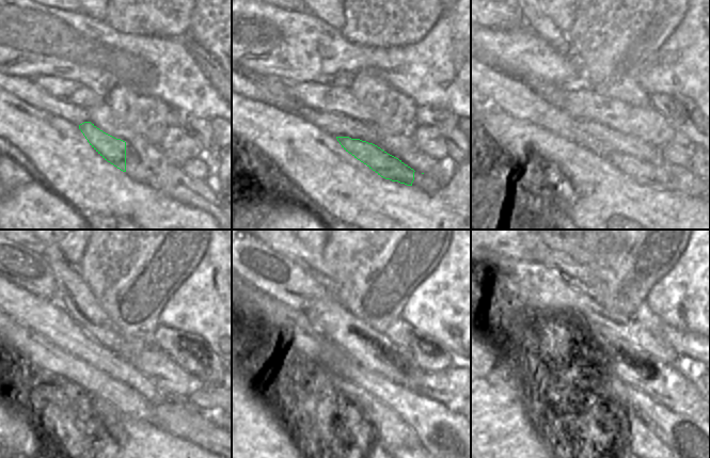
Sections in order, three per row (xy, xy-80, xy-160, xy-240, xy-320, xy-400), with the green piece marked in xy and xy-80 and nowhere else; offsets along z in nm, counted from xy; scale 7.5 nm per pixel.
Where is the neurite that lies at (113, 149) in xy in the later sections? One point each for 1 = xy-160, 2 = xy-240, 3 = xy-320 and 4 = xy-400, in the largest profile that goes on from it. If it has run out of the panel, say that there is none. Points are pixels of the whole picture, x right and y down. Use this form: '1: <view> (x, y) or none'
1: xy-160 (656, 175)
2: xy-240 (174, 415)
3: xy-320 (448, 443)
4: xy-400 (688, 443)

